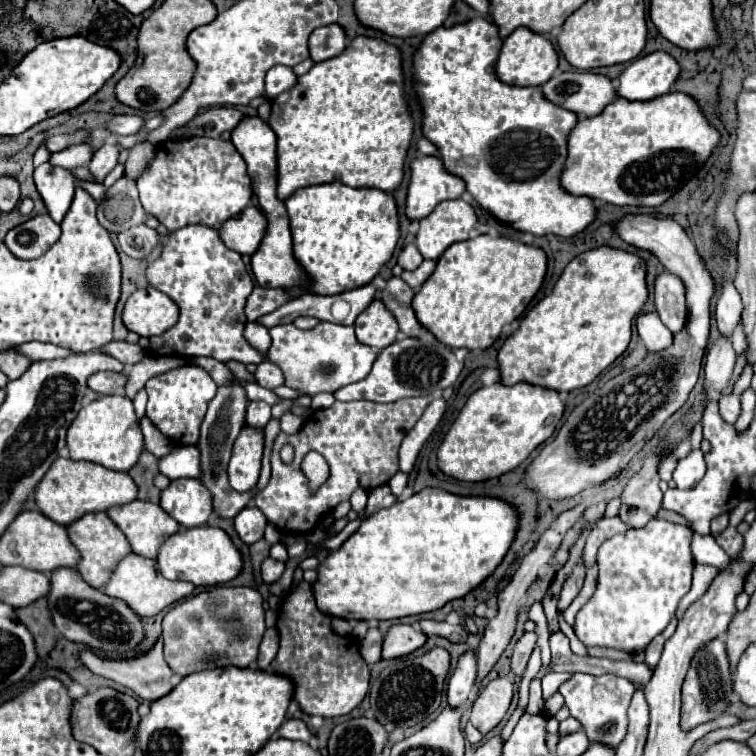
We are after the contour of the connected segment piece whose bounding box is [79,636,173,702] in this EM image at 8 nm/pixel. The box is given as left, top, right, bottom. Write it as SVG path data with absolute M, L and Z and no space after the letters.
M159 636L159 640L155 642L155 646L151 650L147 650L145 654L139 654L135 658L101 658L101 656L97 656L91 650L81 650L79 652L79 662L85 668L89 668L93 674L103 676L103 678L109 678L109 680L115 680L115 682L131 688L139 698L149 700L149 702L159 700L161 696L169 694L171 688L173 688L171 686L173 672L171 672L171 668L167 666L167 662L163 658L163 642L161 642L161 636Z

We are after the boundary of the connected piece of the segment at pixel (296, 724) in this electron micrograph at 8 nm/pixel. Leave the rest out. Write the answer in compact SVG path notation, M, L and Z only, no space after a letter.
M293 718L293 720L285 720L277 732L279 732L279 736L281 736L281 738L289 738L289 740L303 740L303 742L309 742L309 738L313 736L313 734L309 732L309 728L305 726L305 722L295 720L295 718Z

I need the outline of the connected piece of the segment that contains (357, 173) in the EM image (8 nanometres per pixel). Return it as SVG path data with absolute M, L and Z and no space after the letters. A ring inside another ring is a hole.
M357 36L349 42L349 46L343 50L343 54L325 60L321 64L315 64L307 74L297 78L297 84L291 90L285 90L283 94L279 94L273 102L271 102L271 122L269 126L273 128L273 132L277 134L277 196L279 200L287 200L295 190L299 188L307 188L307 186L317 186L317 184L329 184L329 182L341 182L345 186L351 188L377 188L383 192L393 192L401 180L403 180L403 162L405 162L405 154L407 148L411 144L411 136L413 136L413 120L409 114L409 108L405 104L403 98L403 72L399 66L399 50L383 40L377 38L367 38L367 36Z

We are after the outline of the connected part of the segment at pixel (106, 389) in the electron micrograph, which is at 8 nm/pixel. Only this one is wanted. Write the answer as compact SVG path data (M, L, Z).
M97 372L89 376L89 388L101 396L115 394L125 386L125 382L127 382L127 376L117 372Z

